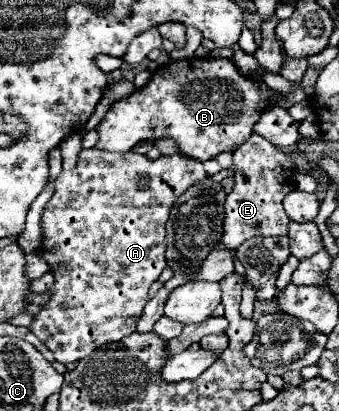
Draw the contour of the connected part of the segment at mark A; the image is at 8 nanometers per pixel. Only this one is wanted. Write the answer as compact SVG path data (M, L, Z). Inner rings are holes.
M97 147L81 149L73 175L57 177L55 193L43 211L43 243L39 249L55 275L55 285L51 289L53 297L43 311L35 315L29 329L53 351L59 363L75 363L87 357L95 347L121 341L135 333L137 321L149 299L149 285L155 283L167 267L165 223L169 219L169 209L179 193L203 177L207 177L203 163L183 153L149 161L145 155L133 151L107 153Z

